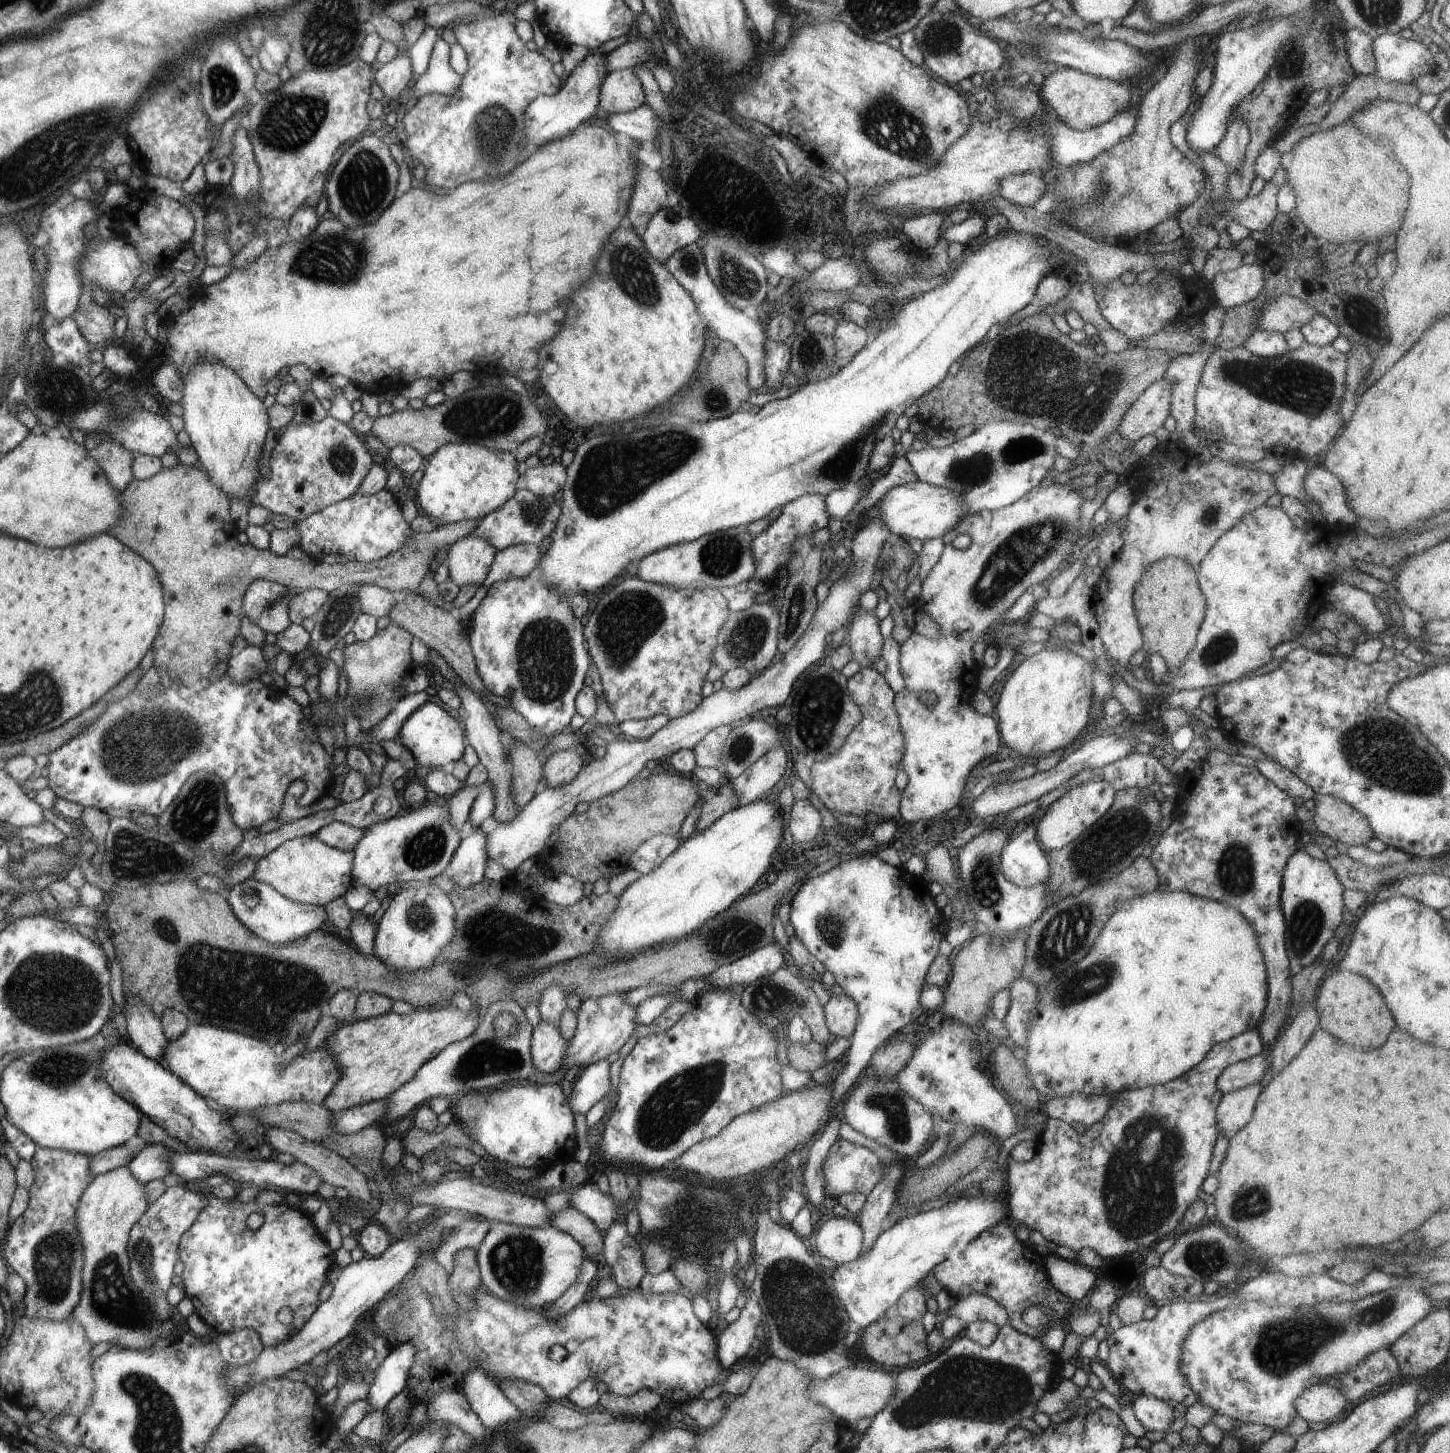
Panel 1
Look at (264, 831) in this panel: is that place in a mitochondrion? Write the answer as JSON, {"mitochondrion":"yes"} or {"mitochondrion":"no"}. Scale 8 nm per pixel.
{"mitochondrion":"no"}

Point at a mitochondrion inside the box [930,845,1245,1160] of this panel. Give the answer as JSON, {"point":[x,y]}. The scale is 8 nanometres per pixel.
{"point":[1066,933]}

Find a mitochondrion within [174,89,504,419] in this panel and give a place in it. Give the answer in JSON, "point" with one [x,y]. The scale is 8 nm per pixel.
{"point":[338,258]}

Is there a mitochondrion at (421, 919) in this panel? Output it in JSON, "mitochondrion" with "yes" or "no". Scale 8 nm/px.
{"mitochondrion":"yes"}

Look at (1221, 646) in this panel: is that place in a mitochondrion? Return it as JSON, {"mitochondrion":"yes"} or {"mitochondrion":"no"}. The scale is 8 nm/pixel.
{"mitochondrion":"yes"}

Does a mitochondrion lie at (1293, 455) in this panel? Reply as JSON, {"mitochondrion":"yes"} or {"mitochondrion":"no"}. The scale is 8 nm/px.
{"mitochondrion":"no"}

